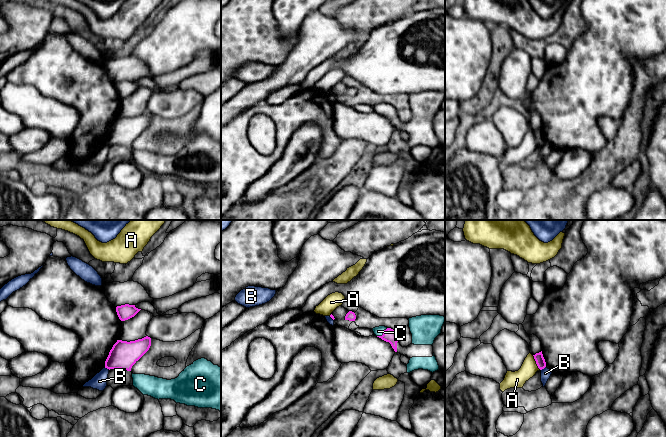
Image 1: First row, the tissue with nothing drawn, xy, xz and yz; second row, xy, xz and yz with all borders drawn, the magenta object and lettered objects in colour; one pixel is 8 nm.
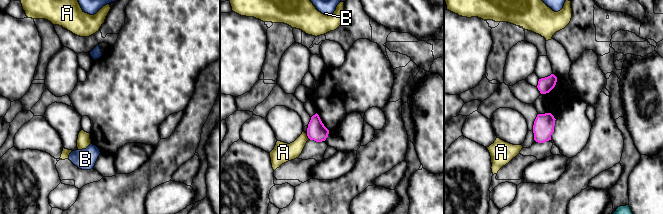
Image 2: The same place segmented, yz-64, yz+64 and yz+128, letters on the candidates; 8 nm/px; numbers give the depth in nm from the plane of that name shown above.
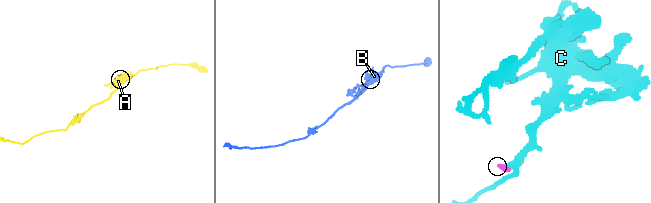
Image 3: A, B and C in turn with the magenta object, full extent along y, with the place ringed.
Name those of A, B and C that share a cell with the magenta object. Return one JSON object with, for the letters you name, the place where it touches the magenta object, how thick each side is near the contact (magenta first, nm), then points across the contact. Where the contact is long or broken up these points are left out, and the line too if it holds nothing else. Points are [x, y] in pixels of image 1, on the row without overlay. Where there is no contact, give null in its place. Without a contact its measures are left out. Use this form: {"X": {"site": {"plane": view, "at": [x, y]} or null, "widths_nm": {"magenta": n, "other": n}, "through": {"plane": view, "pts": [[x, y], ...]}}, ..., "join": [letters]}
{"C": {"site": {"plane": "xz", "at": [383, 109]}, "widths_nm": {"magenta": 110, "other": 80}}, "join": ["C"]}

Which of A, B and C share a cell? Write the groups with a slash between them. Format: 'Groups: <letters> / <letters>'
Groups: A / B / C

